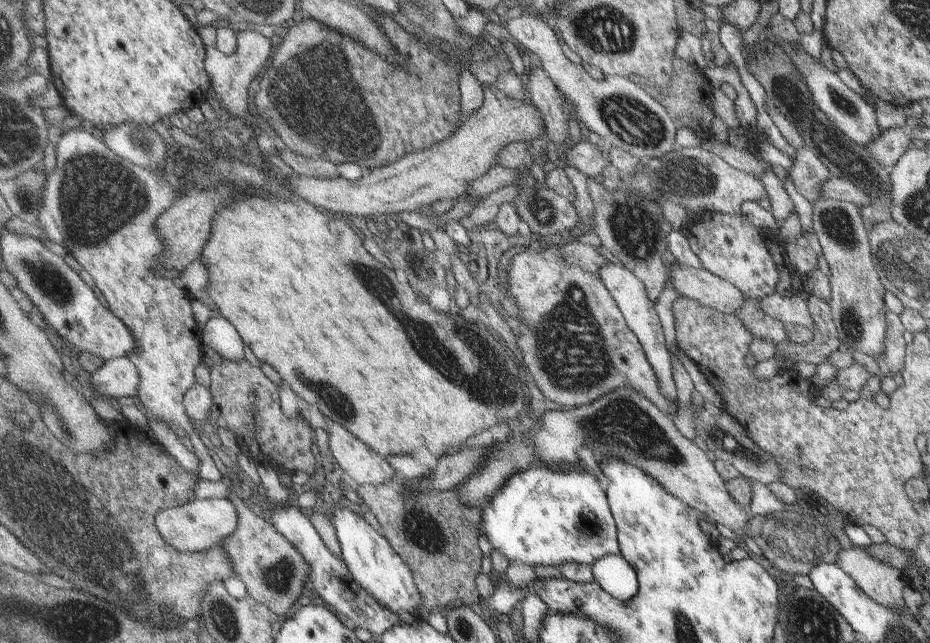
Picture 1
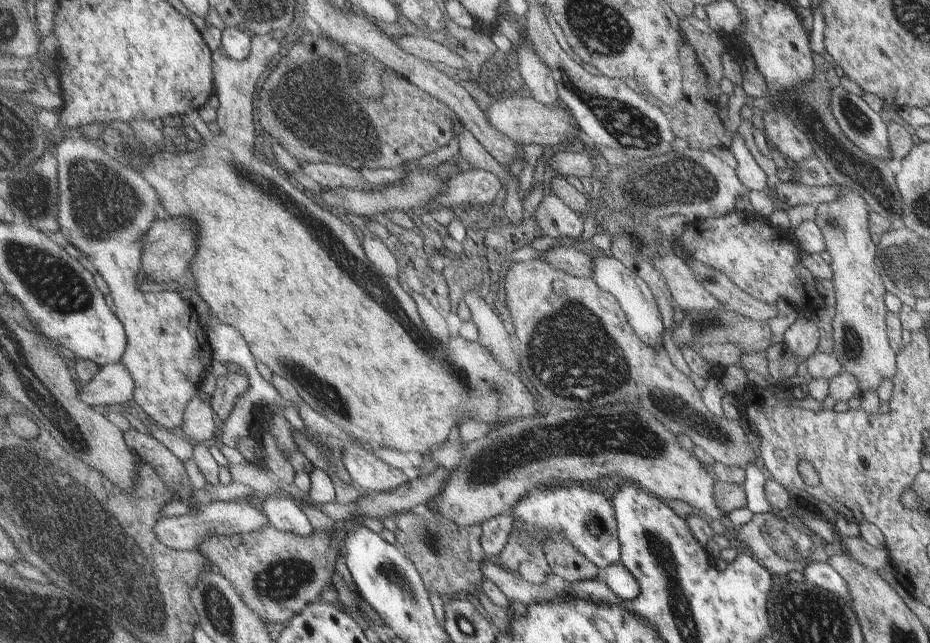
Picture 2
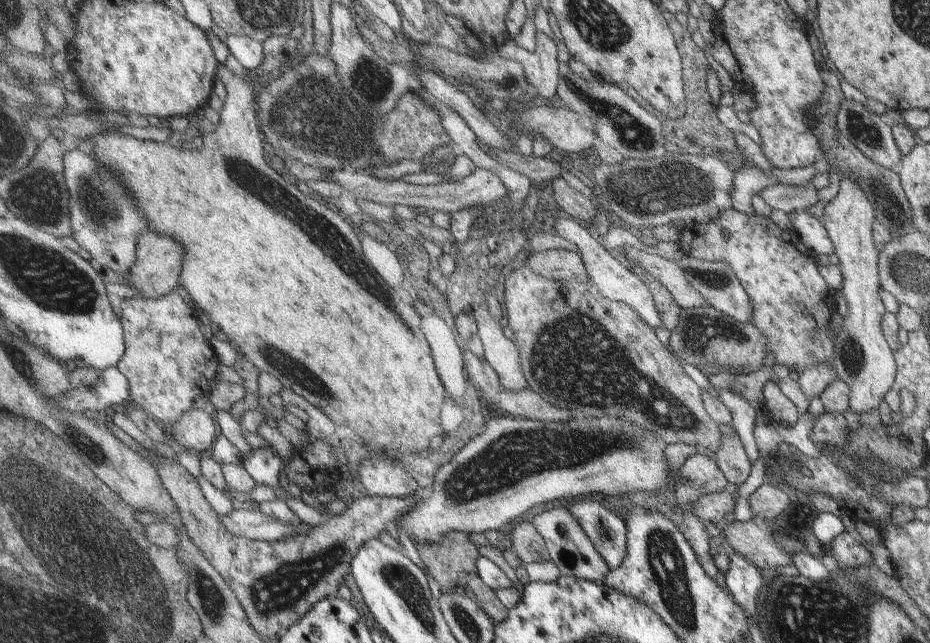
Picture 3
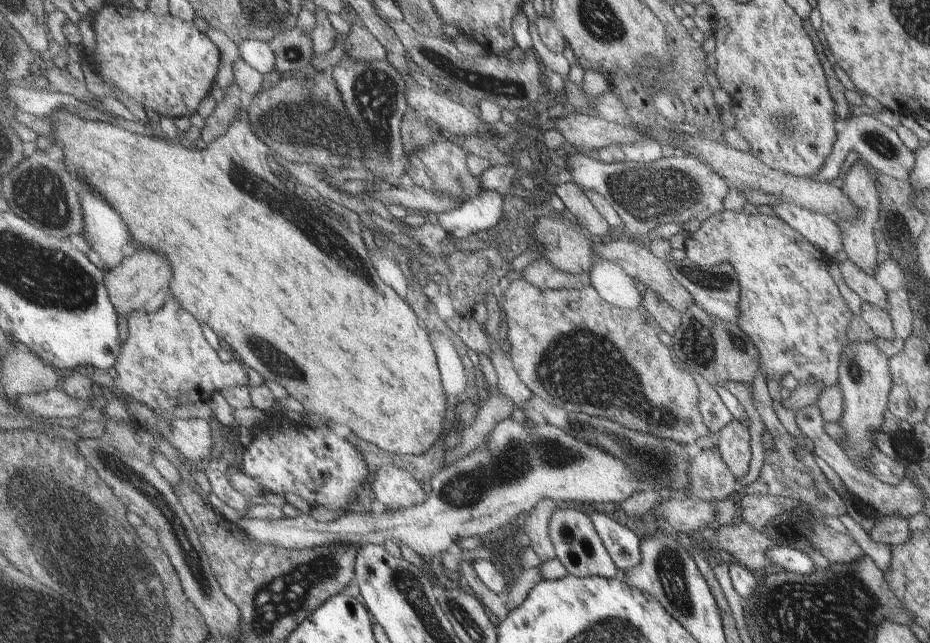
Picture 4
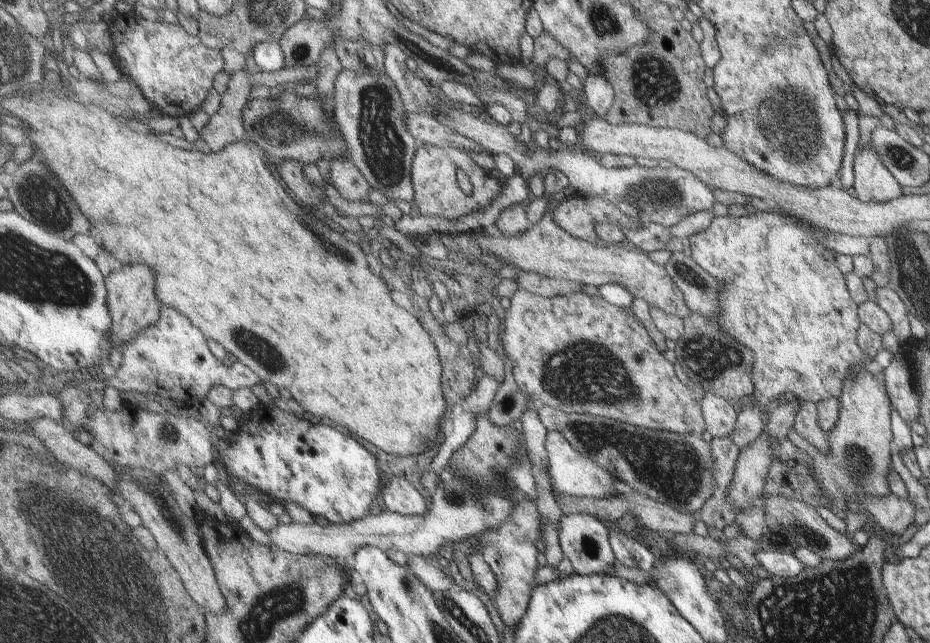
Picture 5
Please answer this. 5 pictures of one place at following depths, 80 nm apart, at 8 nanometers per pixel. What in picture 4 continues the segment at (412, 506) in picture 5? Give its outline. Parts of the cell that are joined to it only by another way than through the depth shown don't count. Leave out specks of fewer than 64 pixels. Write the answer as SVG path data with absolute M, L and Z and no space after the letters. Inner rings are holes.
M395 465L381 466L372 477L374 493L387 508L397 510L427 502L424 486L406 470Z

